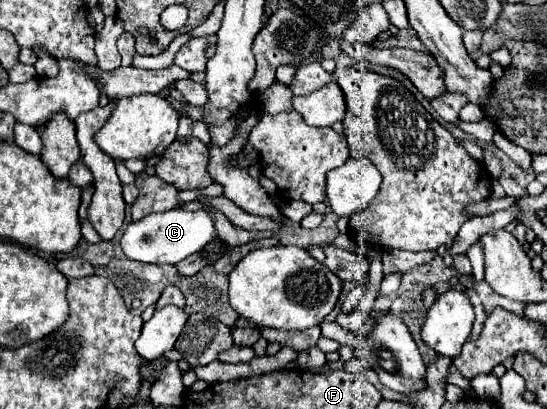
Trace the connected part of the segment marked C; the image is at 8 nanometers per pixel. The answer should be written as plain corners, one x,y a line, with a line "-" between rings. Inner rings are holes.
167,210
159,214
149,214
143,220
131,222
121,238
121,248
127,258
131,260
141,260
141,262
151,262
151,264
177,264
187,256
193,256
201,252
211,240
217,238
217,228
215,228
215,218
211,216
209,210

